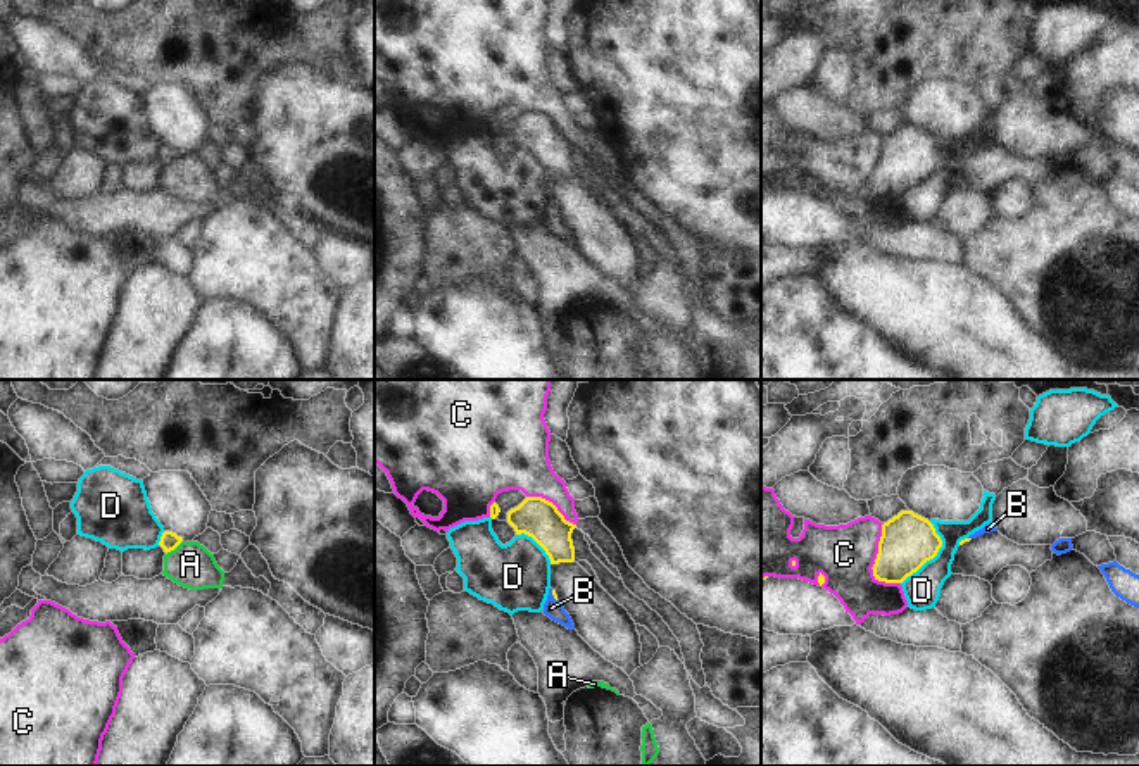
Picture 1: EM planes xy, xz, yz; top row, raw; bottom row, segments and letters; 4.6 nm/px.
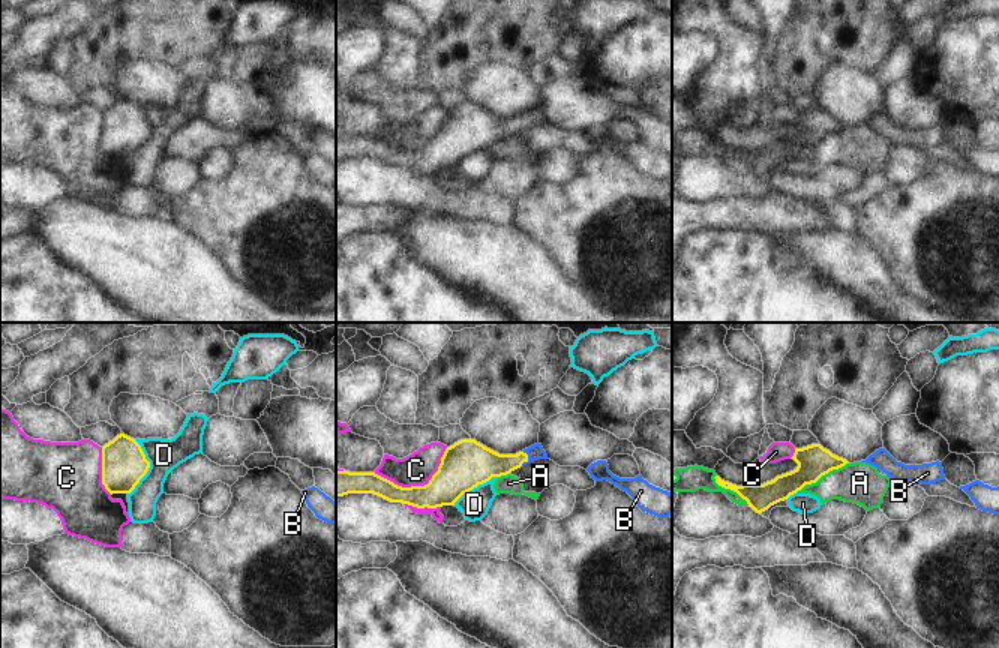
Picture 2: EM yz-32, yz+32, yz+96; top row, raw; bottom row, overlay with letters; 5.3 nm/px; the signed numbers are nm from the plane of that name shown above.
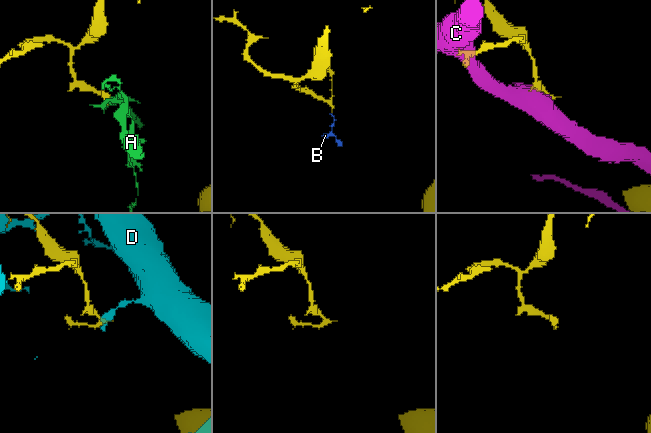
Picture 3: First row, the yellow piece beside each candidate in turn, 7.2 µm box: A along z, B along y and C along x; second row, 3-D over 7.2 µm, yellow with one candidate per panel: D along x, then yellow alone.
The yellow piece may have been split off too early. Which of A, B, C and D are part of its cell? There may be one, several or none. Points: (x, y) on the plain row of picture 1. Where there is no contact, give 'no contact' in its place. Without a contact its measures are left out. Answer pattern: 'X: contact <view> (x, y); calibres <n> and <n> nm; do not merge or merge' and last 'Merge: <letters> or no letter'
A: contact xy (173, 163); calibres 90 and 220 nm; do not merge
B: contact xz (553, 207); calibres 20 and 80 nm; merge
C: contact yz (875, 176); calibres 260 and 280 nm; do not merge
D: contact yz (934, 169); calibres 260 and 170 nm; do not merge
Merge: B

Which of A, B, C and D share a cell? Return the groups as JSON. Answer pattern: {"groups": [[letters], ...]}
{"groups": [["A"], ["B"], ["C"], ["D"]]}

